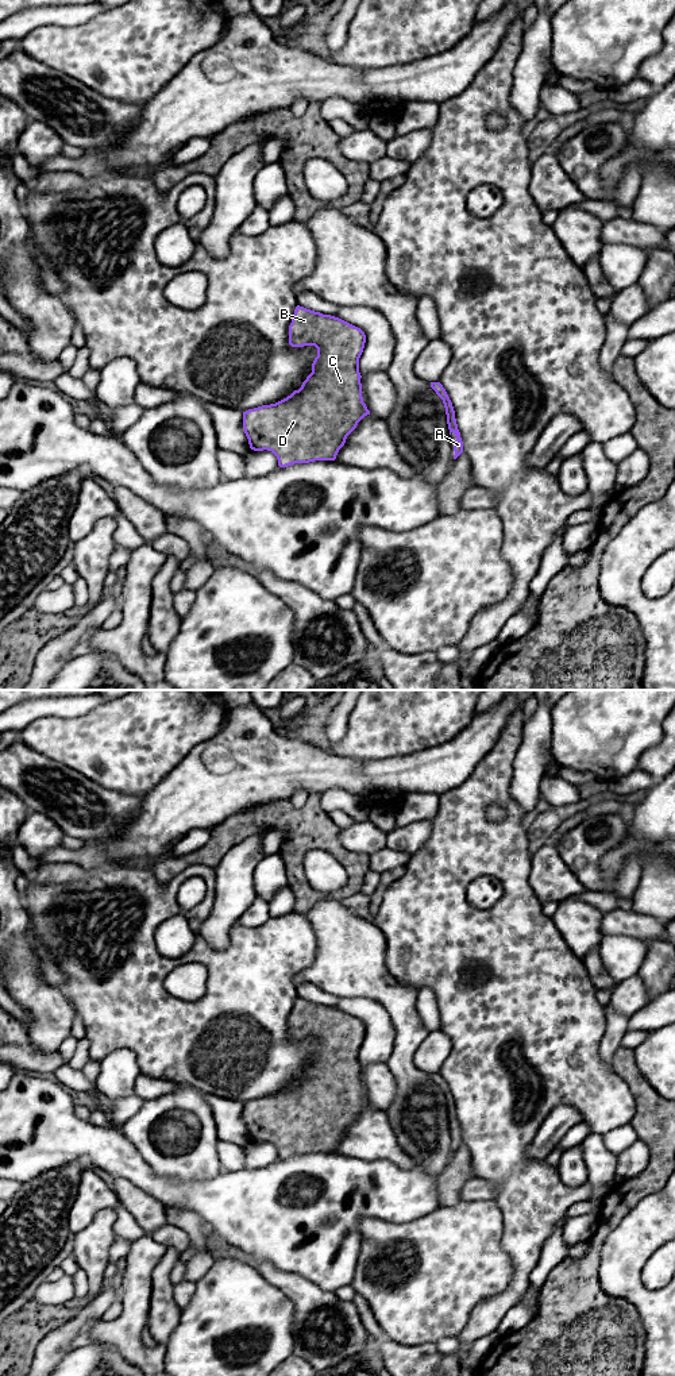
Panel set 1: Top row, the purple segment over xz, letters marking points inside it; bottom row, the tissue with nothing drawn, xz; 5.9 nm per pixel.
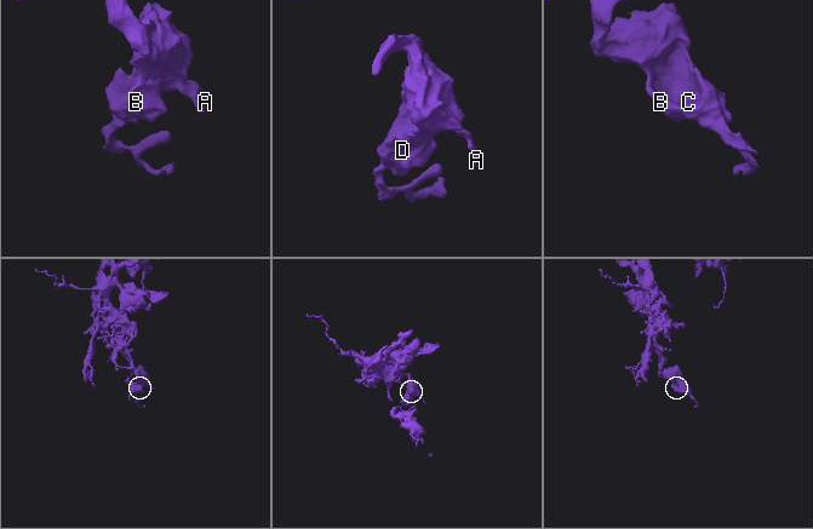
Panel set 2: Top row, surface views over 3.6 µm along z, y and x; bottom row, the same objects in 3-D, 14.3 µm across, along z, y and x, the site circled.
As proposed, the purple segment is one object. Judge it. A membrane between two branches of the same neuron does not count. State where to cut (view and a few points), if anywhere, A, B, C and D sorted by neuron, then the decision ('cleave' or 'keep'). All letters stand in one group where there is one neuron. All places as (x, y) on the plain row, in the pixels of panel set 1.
no cut | A B C D | keep

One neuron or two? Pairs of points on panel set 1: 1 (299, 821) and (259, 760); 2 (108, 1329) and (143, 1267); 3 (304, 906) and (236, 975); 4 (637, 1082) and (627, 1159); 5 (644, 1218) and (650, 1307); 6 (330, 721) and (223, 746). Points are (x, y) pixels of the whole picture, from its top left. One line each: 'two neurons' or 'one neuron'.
1: two neurons
2: one neuron
3: two neurons
4: two neurons
5: one neuron
6: two neurons

